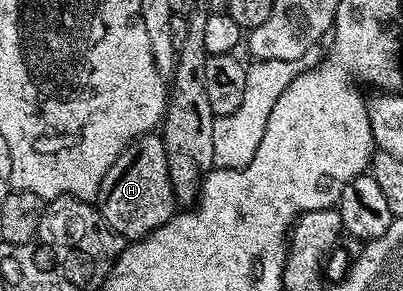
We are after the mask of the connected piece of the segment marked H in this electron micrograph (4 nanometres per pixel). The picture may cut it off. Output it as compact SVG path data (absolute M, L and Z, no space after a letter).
M155 132L144 134L131 141L114 159L110 171L100 184L98 208L104 222L120 237L129 242L139 241L142 237L162 227L178 212L178 202L172 184L170 171L166 167L166 147L163 136Z

